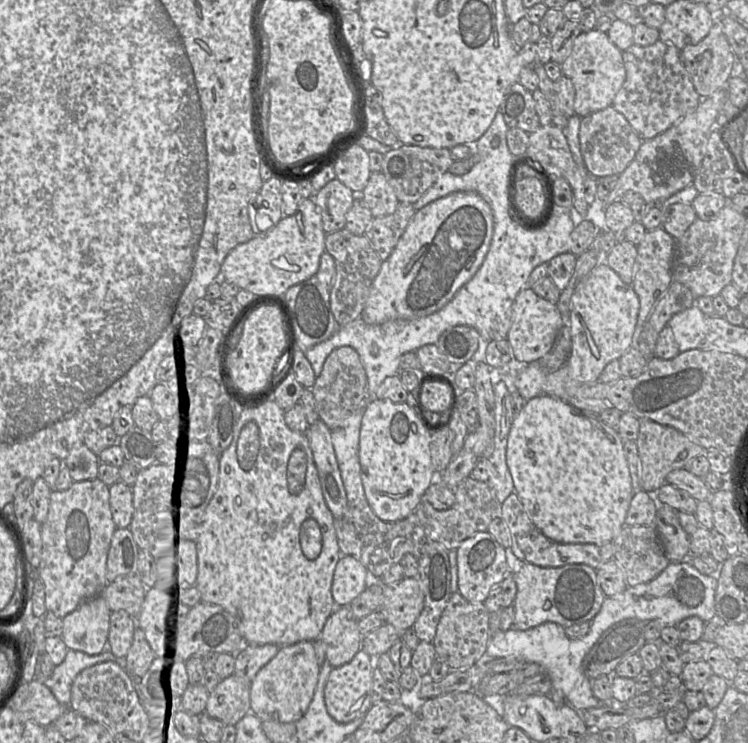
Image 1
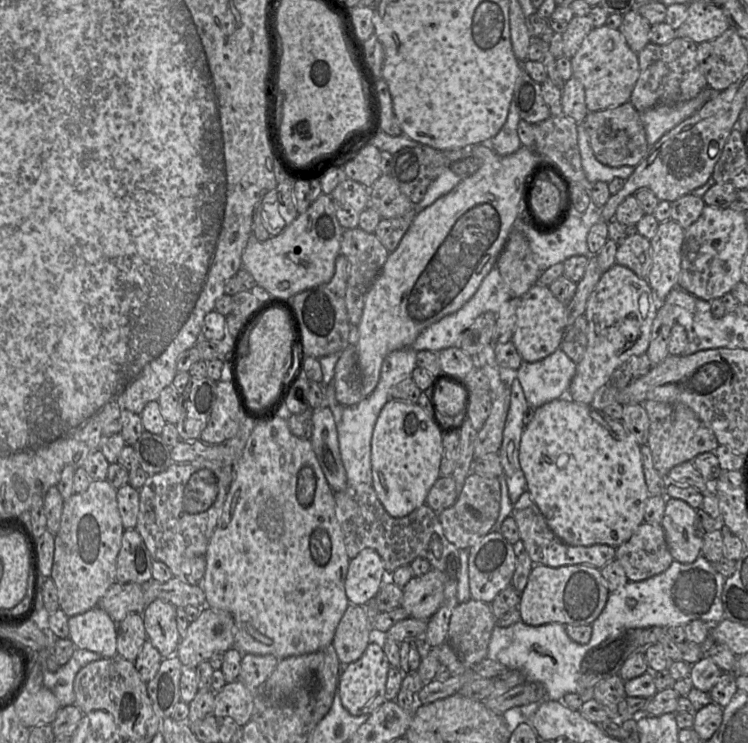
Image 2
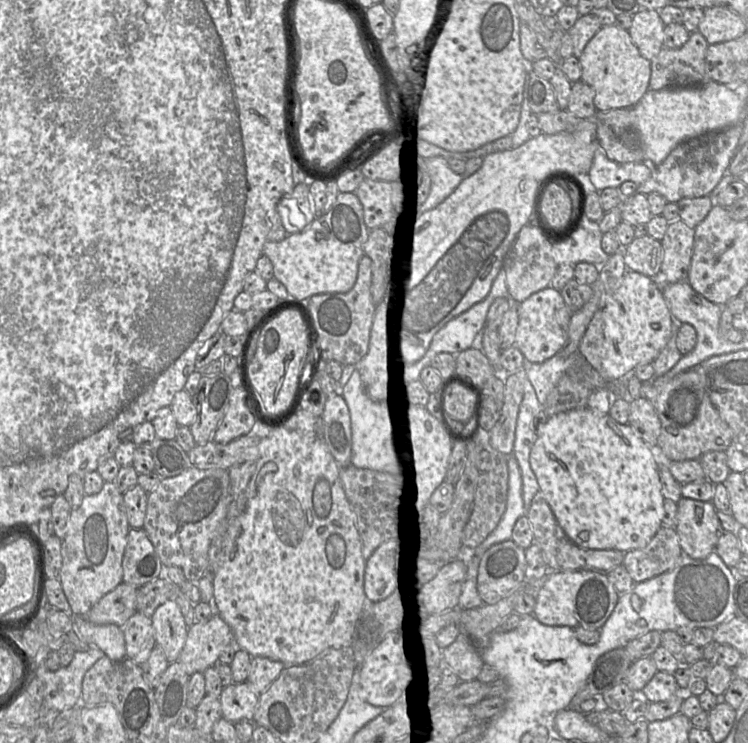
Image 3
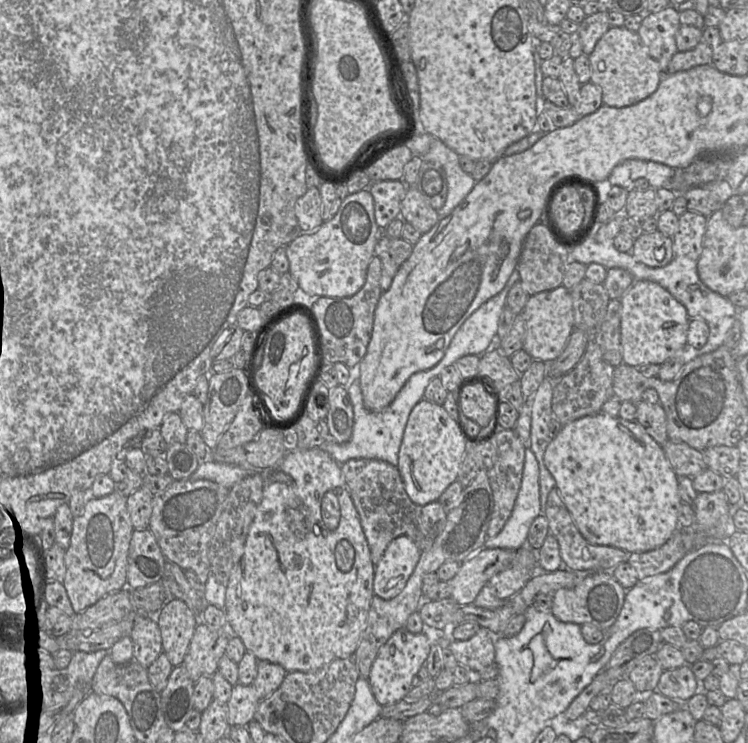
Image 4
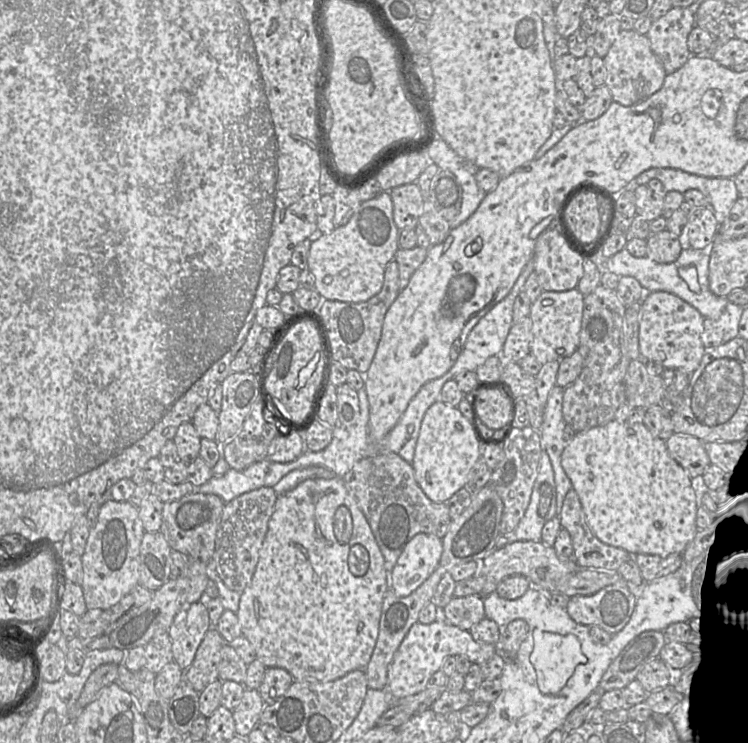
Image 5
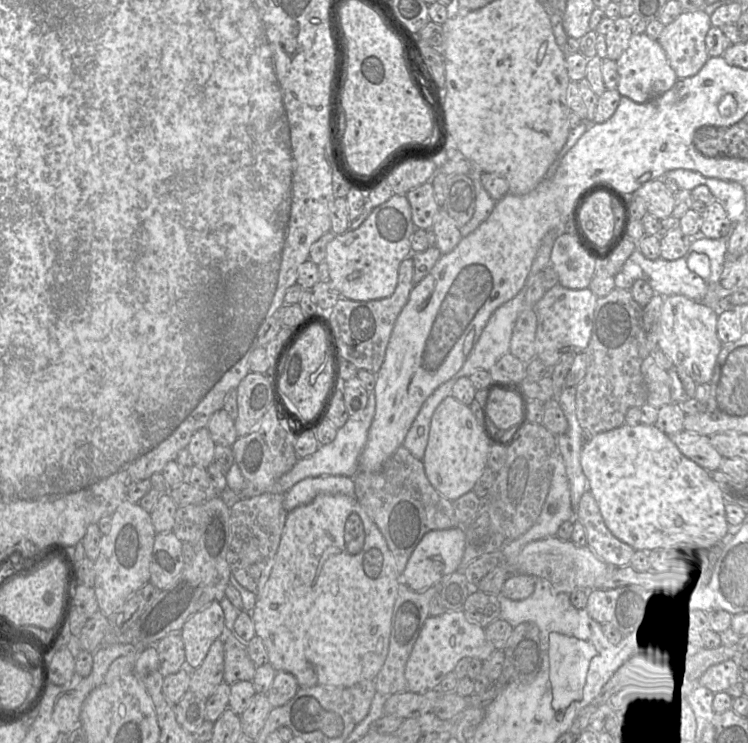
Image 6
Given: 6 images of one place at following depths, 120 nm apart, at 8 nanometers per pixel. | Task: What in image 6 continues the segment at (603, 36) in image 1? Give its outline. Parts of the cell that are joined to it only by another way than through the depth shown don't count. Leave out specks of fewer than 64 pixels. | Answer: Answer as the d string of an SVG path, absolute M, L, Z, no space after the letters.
M645 33L632 35L627 49L616 60L616 63L619 75L616 90L622 97L627 97L637 103L645 103L660 97L678 81L661 45Z

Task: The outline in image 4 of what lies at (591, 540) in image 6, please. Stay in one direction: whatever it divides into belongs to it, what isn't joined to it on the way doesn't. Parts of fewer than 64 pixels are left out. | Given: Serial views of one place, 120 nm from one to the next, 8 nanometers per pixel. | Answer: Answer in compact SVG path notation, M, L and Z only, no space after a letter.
M553 489L549 493L543 515L548 520L549 534L554 536L559 543L563 566L568 570L596 570L611 573L619 564L628 563L631 555L630 552L610 546L594 545L583 537L557 489Z

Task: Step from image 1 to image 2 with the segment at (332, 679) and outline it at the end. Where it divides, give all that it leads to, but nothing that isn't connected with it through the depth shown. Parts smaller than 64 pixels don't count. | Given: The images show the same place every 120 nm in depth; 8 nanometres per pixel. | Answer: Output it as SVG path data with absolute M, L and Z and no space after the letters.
M382 636L375 638L355 662L342 666L338 681L338 696L343 707L353 716L370 715L386 700L386 682L390 669L382 646Z

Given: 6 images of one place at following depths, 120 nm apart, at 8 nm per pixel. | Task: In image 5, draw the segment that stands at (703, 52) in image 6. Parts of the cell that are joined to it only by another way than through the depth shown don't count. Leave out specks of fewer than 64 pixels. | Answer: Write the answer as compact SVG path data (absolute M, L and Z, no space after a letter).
M674 7L655 20L648 33L651 49L667 74L680 69L692 56L687 40L696 27L694 7Z

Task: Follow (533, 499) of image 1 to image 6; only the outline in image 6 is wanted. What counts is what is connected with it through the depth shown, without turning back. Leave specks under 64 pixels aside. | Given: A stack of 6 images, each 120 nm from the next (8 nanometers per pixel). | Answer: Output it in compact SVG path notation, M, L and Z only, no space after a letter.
M655 425L622 426L586 439L580 462L604 522L620 541L641 551L666 551L682 558L709 552L729 531L725 500L711 473L683 455Z

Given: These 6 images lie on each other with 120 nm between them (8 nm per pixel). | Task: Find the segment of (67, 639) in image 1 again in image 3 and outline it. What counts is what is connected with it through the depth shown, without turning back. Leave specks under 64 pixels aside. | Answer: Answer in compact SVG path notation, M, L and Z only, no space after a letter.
M73 616L73 630L90 646L99 648L112 661L126 658L126 646L122 629L118 625L97 625L84 616Z

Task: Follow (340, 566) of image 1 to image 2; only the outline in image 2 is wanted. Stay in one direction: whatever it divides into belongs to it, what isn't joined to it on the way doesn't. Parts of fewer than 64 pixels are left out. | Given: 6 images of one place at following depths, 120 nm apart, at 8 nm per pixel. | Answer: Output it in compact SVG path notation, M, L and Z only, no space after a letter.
M373 549L361 551L348 567L345 592L350 605L367 605L387 579L380 555Z

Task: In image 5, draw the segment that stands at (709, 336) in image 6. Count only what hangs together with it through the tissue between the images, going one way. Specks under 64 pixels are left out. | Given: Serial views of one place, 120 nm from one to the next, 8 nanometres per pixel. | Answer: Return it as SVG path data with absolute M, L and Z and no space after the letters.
M665 291L647 292L640 302L640 358L660 363L665 369L680 369L692 373L699 366L706 348L701 335L705 317L679 296Z

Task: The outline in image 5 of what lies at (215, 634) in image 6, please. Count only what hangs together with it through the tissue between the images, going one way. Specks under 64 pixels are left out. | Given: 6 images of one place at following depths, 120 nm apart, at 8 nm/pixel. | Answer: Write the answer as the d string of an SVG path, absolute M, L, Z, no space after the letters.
M205 601L190 604L175 616L167 633L172 643L173 661L184 671L192 664L209 628L209 611Z

